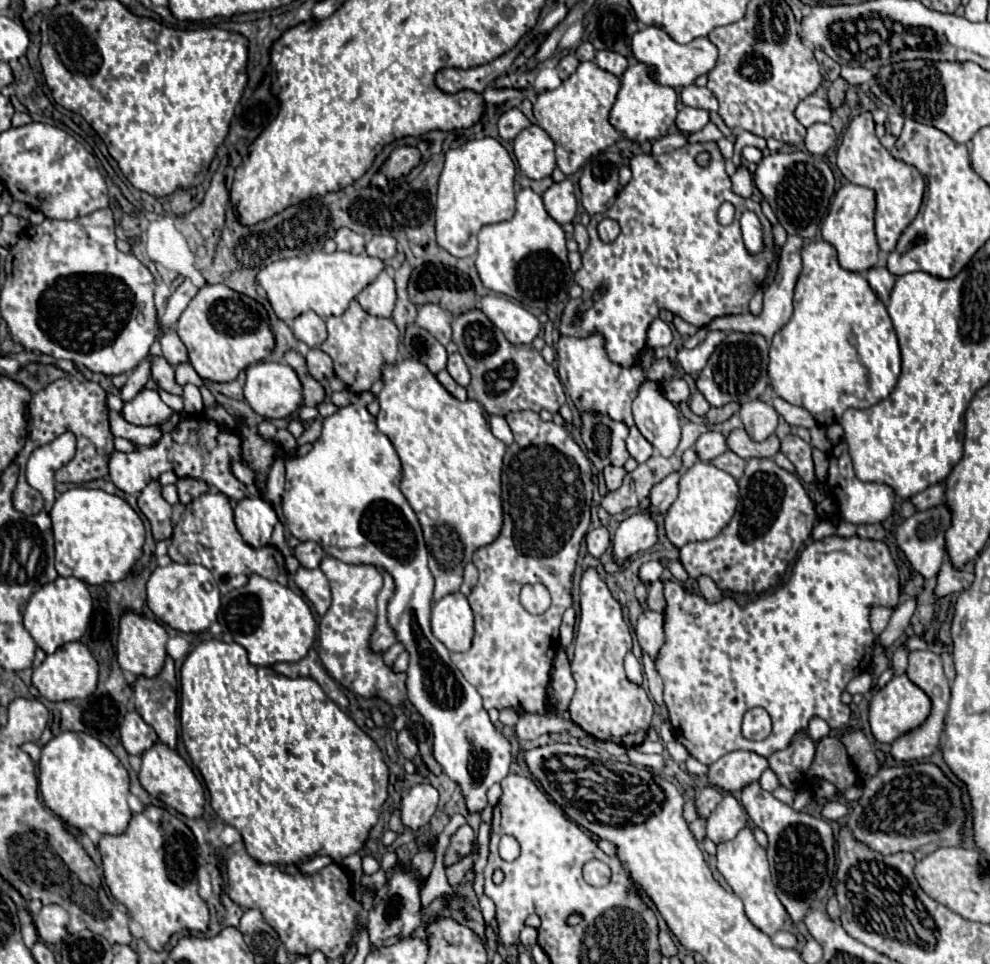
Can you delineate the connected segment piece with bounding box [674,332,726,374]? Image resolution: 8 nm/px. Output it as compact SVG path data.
M708 332L708 336L706 336L706 340L702 342L702 344L698 344L696 348L692 348L692 350L686 350L686 348L682 348L680 352L678 352L678 356L676 356L676 364L686 372L686 374L698 374L702 368L704 368L704 364L708 362L708 358L710 358L710 354L714 352L714 348L724 340L724 332Z

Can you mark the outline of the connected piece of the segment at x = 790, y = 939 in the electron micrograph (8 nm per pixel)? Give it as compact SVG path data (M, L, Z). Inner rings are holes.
M780 930L772 936L772 942L780 948L794 948L796 946L796 936L792 932L786 932L786 930Z

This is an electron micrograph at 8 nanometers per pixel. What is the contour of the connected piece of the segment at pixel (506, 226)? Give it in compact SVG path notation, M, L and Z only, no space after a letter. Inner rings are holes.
M530 188L516 194L516 212L510 220L488 224L478 232L476 270L486 288L522 302L528 308L548 310L550 304L568 300L568 288L574 284L574 274L568 266L566 238L544 210L542 198Z

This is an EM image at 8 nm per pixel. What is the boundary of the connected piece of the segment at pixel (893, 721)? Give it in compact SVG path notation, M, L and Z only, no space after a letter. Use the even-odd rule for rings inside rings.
M907 674L896 676L894 680L890 680L884 688L878 688L872 692L872 700L870 700L870 708L868 708L868 722L870 722L870 730L874 734L874 738L878 742L894 742L900 734L920 726L926 716L930 712L930 698L908 680Z

